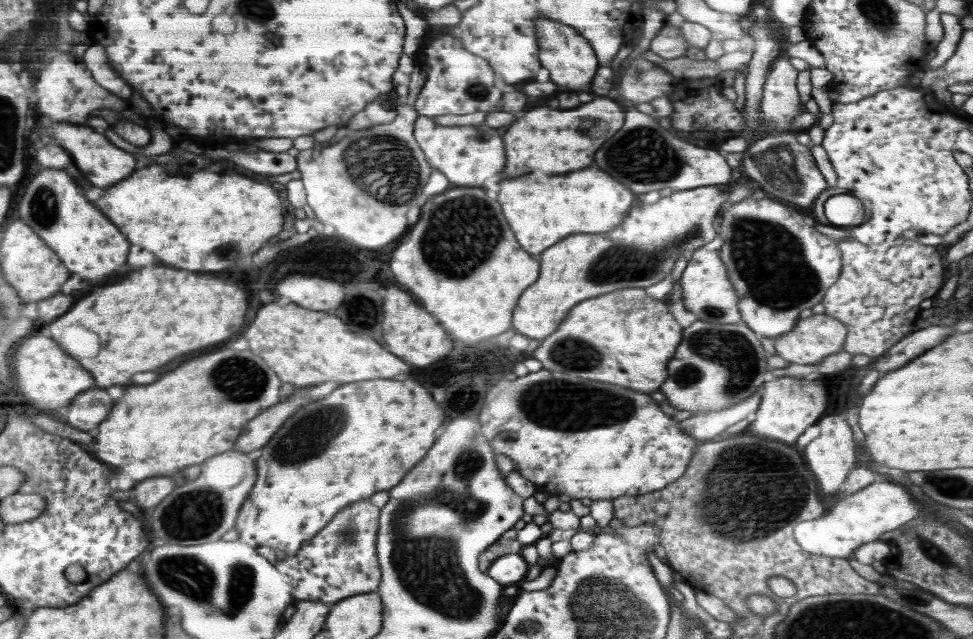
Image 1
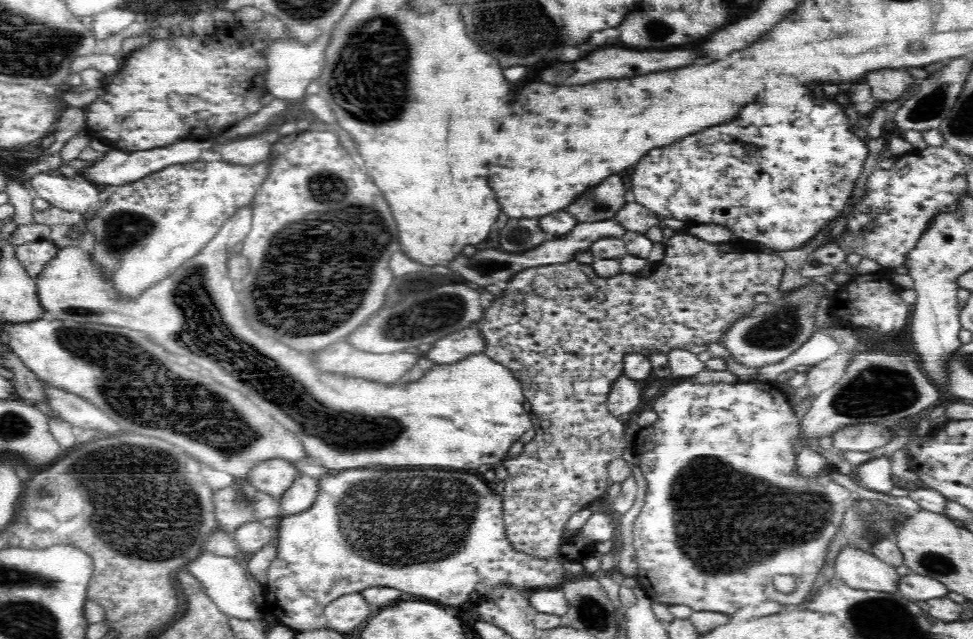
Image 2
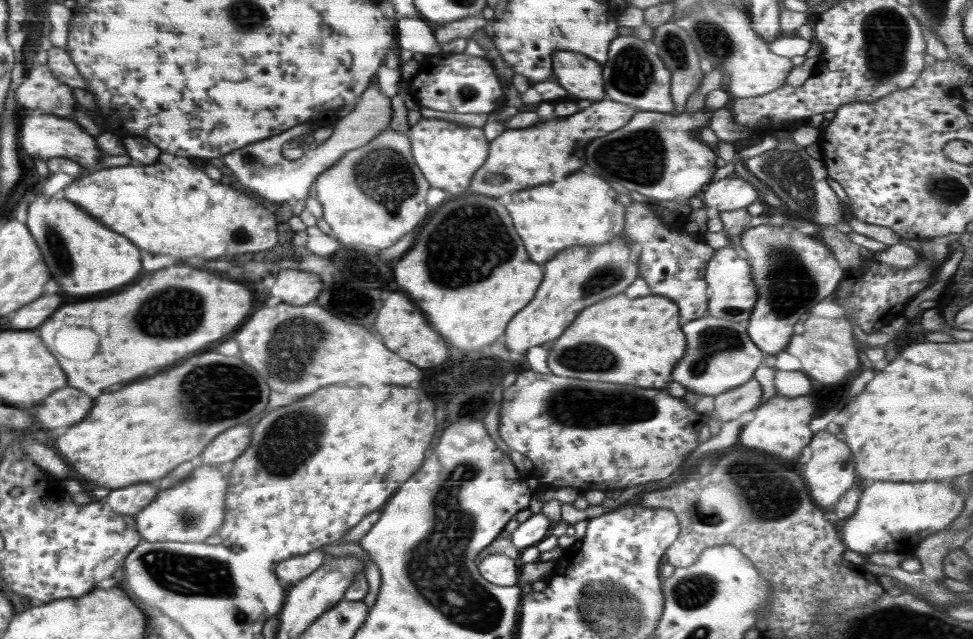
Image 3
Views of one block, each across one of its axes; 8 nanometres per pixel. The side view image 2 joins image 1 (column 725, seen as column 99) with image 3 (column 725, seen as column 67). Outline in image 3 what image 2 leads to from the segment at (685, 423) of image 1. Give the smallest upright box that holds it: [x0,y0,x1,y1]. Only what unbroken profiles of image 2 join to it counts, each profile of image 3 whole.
[710,377,763,424]

